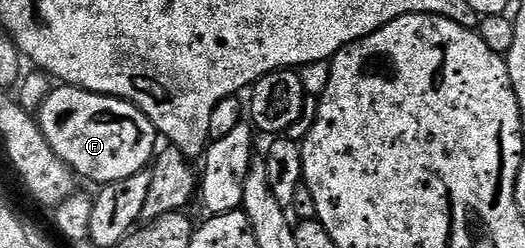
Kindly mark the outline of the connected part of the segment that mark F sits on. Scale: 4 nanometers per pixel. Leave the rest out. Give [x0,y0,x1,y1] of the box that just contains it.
[37,84,157,184]

